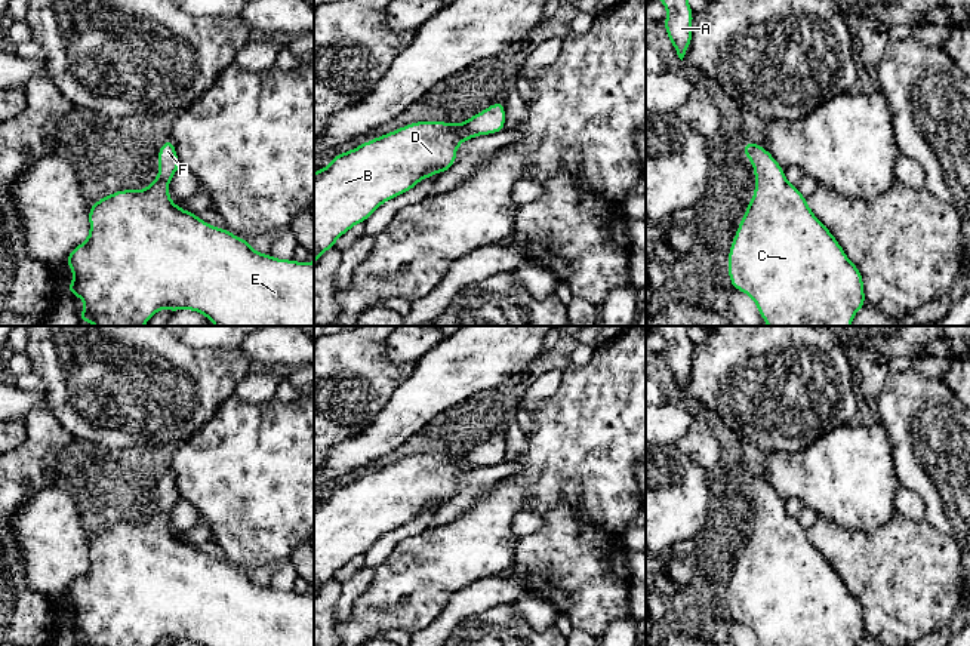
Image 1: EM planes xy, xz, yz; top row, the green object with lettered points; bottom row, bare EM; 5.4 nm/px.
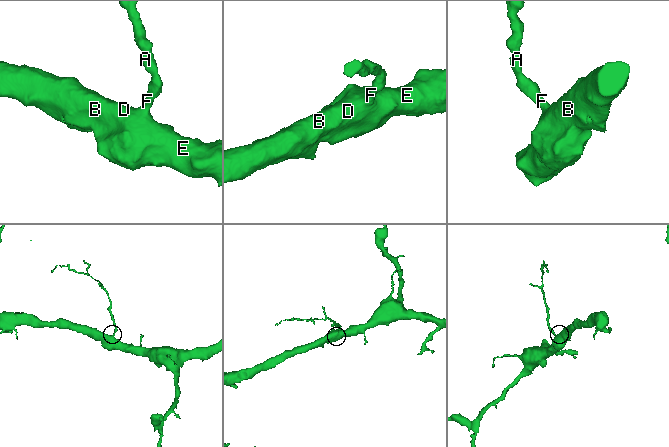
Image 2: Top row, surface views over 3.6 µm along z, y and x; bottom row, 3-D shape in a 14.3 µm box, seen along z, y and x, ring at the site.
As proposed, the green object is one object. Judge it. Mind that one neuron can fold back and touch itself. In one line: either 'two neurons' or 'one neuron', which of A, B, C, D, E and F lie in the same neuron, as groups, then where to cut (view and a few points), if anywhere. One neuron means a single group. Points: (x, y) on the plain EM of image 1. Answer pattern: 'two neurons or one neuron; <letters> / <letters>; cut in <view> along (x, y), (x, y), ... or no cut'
one neuron; A B C D E F; no cut

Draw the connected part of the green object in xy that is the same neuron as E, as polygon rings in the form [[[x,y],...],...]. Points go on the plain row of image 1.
[[[170,470],[161,476],[157,490],[157,511],[147,520],[118,522],[89,538],[89,569],[65,593],[74,606],[65,621],[86,636],[78,646],[155,646],[161,640],[172,646],[178,642],[200,646],[314,646],[314,593],[296,594],[259,585],[249,572],[181,541],[169,529],[169,514],[181,499]]]

